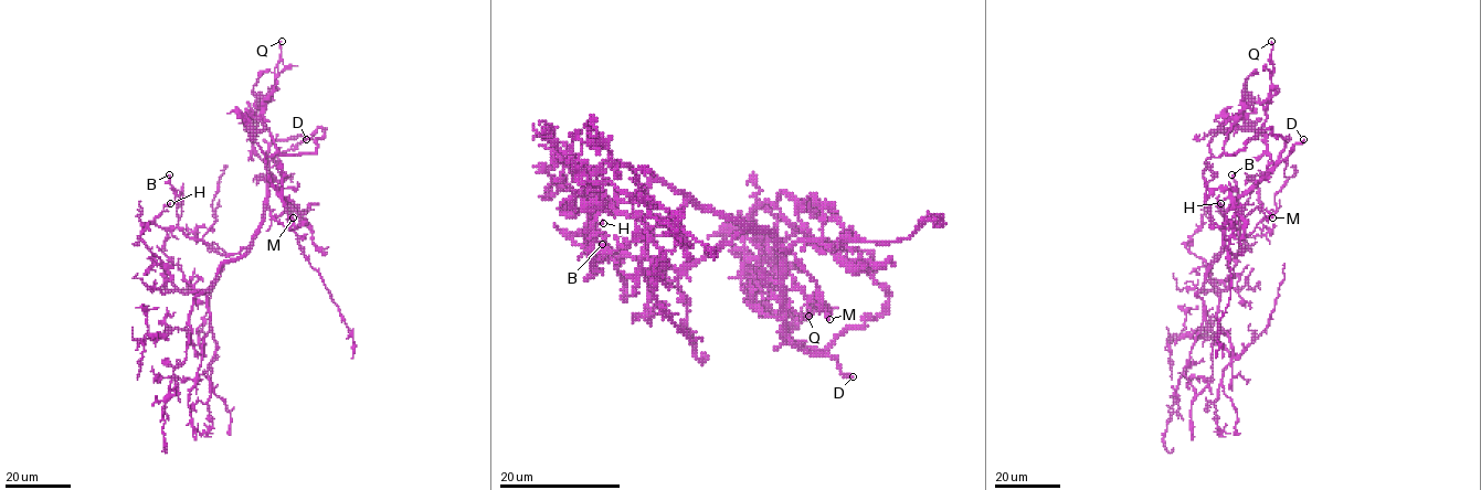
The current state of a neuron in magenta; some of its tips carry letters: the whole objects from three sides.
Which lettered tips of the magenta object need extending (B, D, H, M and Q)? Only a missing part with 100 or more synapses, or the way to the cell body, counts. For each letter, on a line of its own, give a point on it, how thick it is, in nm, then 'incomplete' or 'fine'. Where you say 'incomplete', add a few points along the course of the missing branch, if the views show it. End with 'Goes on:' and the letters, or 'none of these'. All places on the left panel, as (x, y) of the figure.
B: place (169, 174); calibre 170 nm; fine
D: place (306, 139); calibre 240 nm; incomplete; course (306, 139), (313, 128), (298, 128), (288, 124), (257, 102), (229, 89), (207, 73), (172, 67), (175, 71)
H: place (170, 203); calibre 120 nm; fine
M: place (293, 217); calibre 320 nm; fine
Q: place (282, 41); calibre 120 nm; fine
Goes on: D

